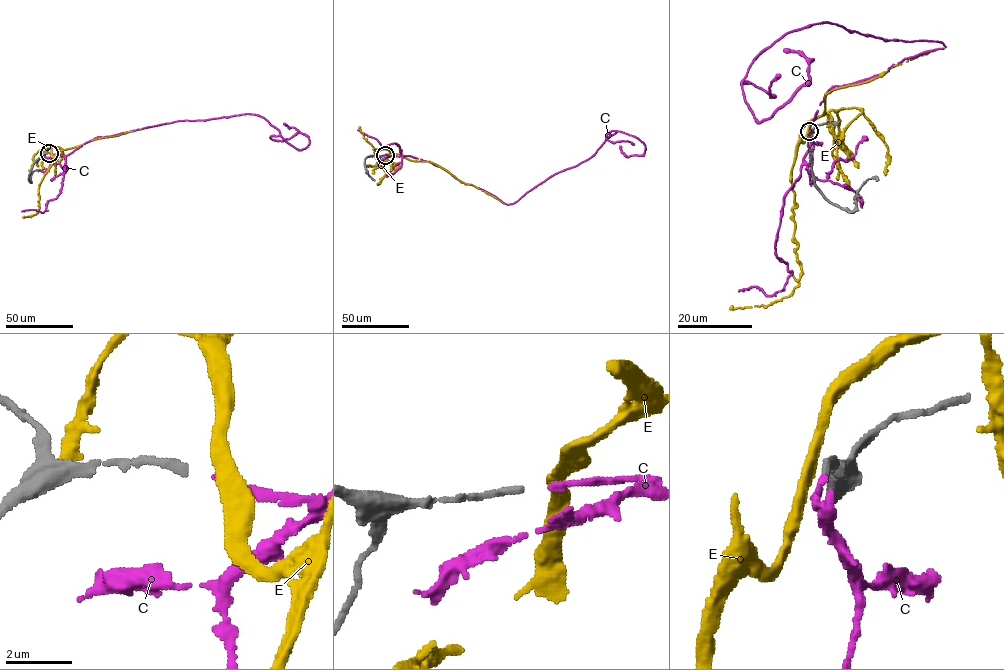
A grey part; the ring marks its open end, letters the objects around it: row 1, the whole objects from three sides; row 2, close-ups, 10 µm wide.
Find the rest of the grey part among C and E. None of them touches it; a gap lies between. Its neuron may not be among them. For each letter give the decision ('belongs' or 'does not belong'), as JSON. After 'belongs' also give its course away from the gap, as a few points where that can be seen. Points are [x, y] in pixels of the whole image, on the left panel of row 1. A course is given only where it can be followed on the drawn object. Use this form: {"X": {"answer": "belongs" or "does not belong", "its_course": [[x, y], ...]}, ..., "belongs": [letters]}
{"C": {"answer": "belongs", "its_course": [[50, 153], [245, 114], [299, 150], [308, 145], [283, 123]]}, "E": {"answer": "does not belong"}, "belongs": ["C"]}

